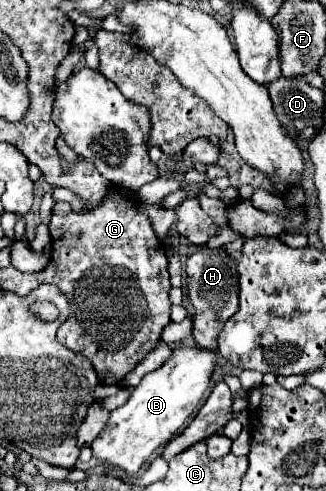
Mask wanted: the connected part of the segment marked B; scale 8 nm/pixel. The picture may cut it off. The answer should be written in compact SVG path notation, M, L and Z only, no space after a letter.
M176 347L170 359L152 373L146 373L138 387L132 391L130 399L110 413L106 427L92 443L94 457L130 475L138 473L148 457L162 445L166 445L176 431L182 429L186 419L194 413L200 399L204 397L210 377L216 369L216 351L202 347Z

